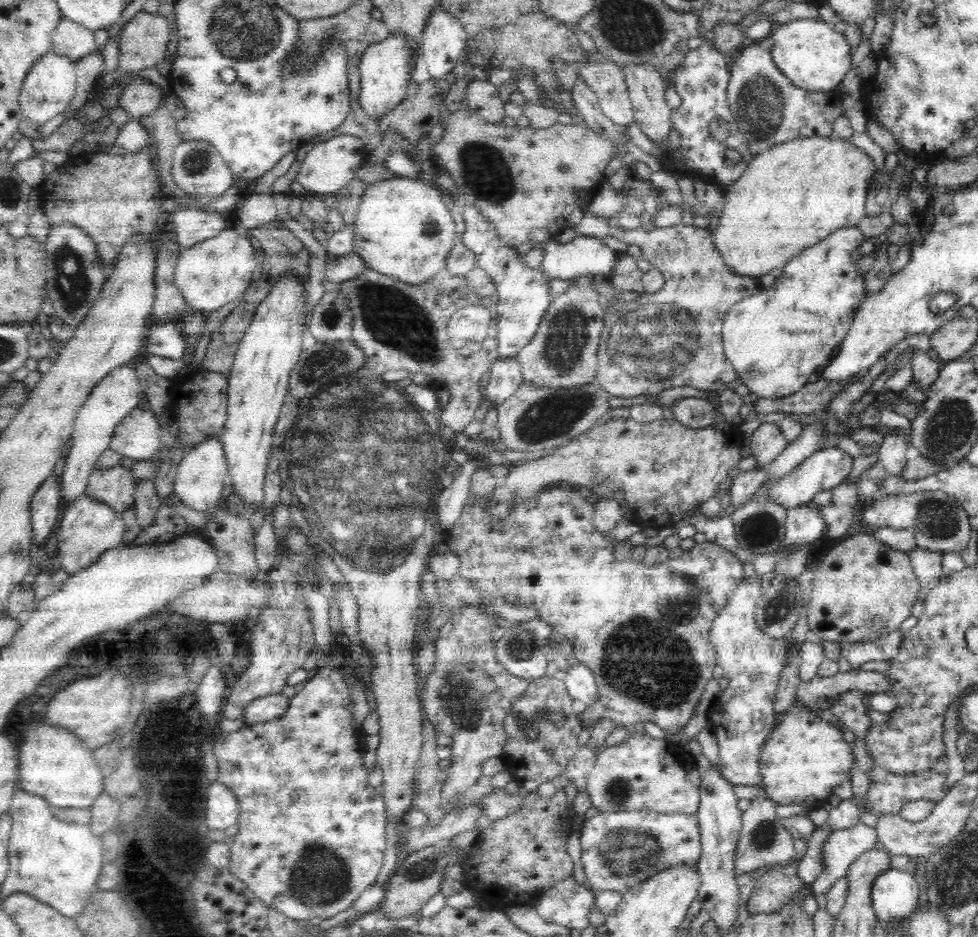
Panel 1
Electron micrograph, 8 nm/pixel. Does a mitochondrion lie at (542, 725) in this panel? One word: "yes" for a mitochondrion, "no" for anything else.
yes

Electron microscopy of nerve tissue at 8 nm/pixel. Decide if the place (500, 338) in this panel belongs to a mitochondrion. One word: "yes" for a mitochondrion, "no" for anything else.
no

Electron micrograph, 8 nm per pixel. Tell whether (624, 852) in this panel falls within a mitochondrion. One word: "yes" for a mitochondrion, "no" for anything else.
yes

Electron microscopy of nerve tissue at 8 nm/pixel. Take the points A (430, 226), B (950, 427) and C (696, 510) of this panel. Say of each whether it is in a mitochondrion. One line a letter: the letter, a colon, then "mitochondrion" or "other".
A: mitochondrion
B: mitochondrion
C: other

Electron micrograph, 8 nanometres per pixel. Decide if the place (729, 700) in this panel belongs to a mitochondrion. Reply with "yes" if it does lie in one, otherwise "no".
no

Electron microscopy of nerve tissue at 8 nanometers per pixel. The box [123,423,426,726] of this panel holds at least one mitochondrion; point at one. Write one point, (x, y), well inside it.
(277, 461)

